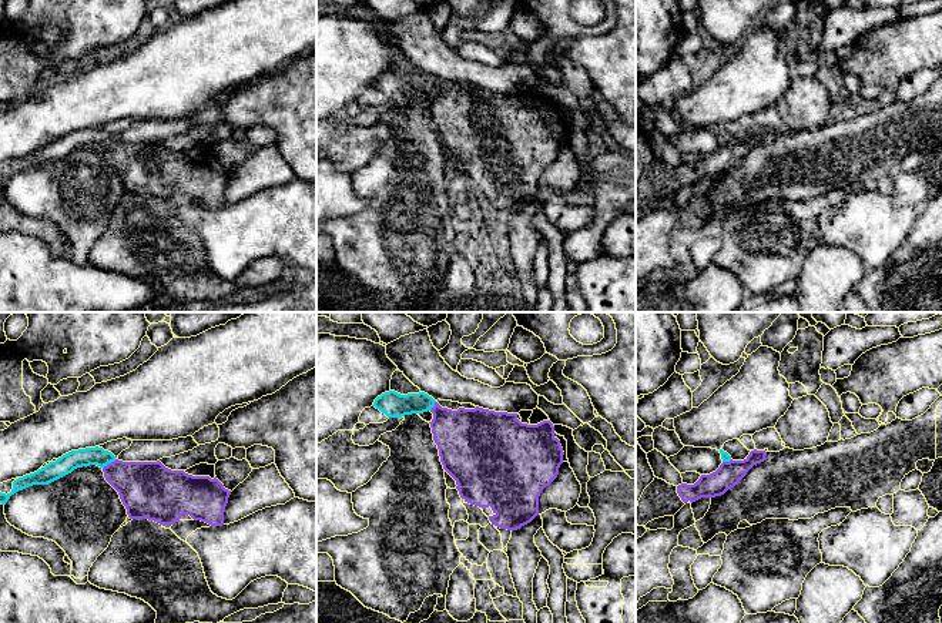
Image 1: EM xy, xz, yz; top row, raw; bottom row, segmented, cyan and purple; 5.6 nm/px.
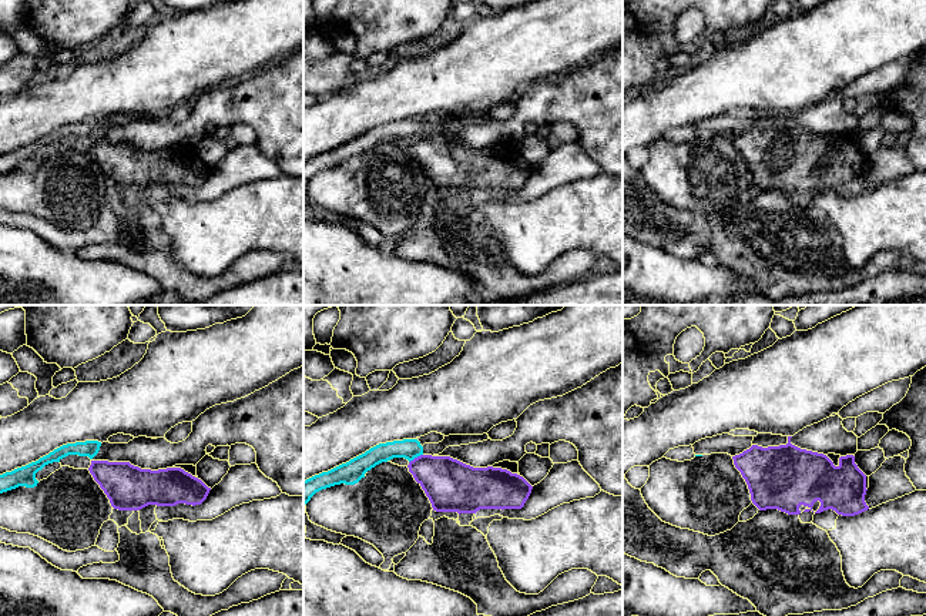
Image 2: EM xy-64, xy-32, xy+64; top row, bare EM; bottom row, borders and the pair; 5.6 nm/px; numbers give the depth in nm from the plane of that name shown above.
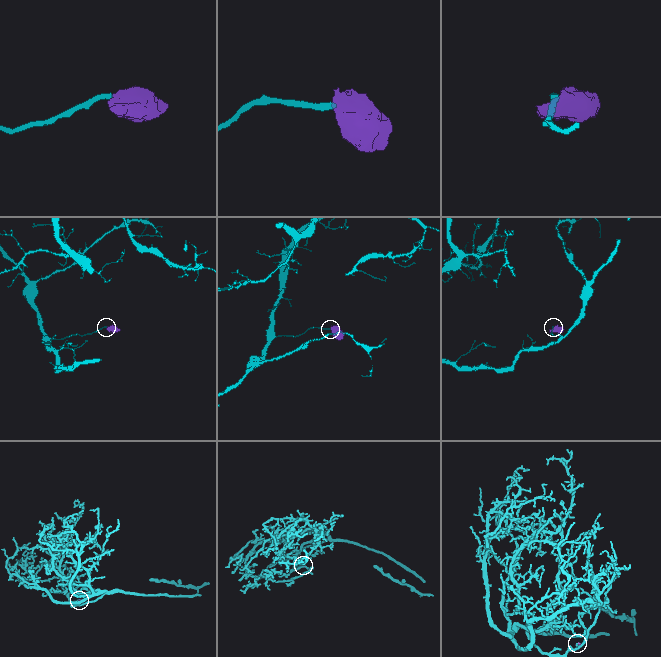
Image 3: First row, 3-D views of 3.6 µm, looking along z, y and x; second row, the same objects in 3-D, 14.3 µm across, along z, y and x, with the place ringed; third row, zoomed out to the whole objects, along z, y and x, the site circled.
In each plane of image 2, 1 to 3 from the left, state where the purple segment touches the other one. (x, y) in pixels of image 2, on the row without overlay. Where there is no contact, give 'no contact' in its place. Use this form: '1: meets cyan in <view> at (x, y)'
1: no contact
2: meets cyan in xy-32 at (415, 137)
3: no contact

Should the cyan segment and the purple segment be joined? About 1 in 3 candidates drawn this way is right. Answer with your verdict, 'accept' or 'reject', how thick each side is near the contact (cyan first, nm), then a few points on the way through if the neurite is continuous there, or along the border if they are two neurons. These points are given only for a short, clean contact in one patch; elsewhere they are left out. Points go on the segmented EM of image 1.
reject | 110/300 nm | along xy (116, 459), (103, 468)

